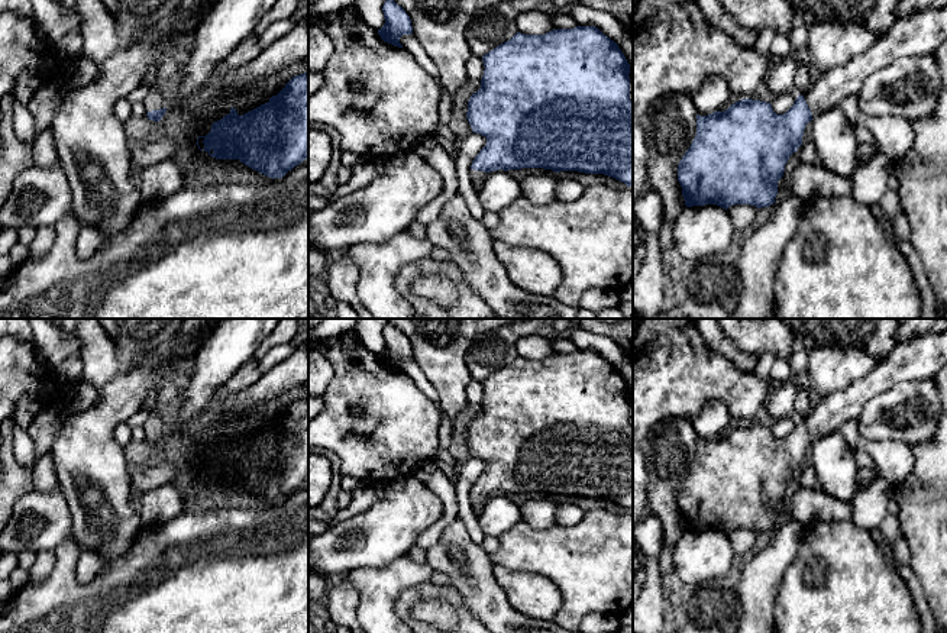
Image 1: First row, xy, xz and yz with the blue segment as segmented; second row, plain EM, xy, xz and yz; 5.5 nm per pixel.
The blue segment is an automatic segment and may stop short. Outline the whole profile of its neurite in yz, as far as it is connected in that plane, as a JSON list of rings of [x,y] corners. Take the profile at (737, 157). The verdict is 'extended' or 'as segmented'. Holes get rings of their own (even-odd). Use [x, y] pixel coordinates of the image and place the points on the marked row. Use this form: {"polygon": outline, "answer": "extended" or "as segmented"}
{"polygon": [[[947,4],[941,9],[928,7],[896,22],[864,54],[824,72],[783,114],[776,114],[770,103],[752,98],[736,101],[724,112],[696,114],[696,135],[678,165],[685,206],[717,204],[727,210],[734,204],[762,209],[776,203],[778,181],[783,177],[789,156],[802,145],[805,126],[814,116],[859,94],[869,75],[901,58],[934,54],[946,39]]], "answer": "extended"}

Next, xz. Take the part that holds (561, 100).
{"polygon": [[[595,26],[553,29],[544,35],[524,35],[517,32],[510,41],[485,54],[482,61],[485,70],[481,88],[471,96],[466,112],[466,119],[472,132],[487,138],[487,145],[479,151],[471,165],[471,180],[476,193],[491,171],[521,168],[544,168],[555,172],[578,171],[585,174],[604,174],[624,183],[627,187],[633,187],[633,103],[630,100],[630,64],[614,41]]], "answer": "extended"}

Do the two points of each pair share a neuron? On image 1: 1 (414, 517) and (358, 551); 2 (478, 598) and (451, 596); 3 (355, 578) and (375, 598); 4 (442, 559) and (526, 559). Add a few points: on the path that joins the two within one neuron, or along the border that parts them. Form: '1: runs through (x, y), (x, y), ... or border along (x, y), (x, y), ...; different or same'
1: runs through (400, 517), (384, 533), (372, 539); same
2: border along (449, 585), (477, 617); different
3: runs through (359, 583), (371, 594); same
4: border along (488, 555), (494, 565); different

